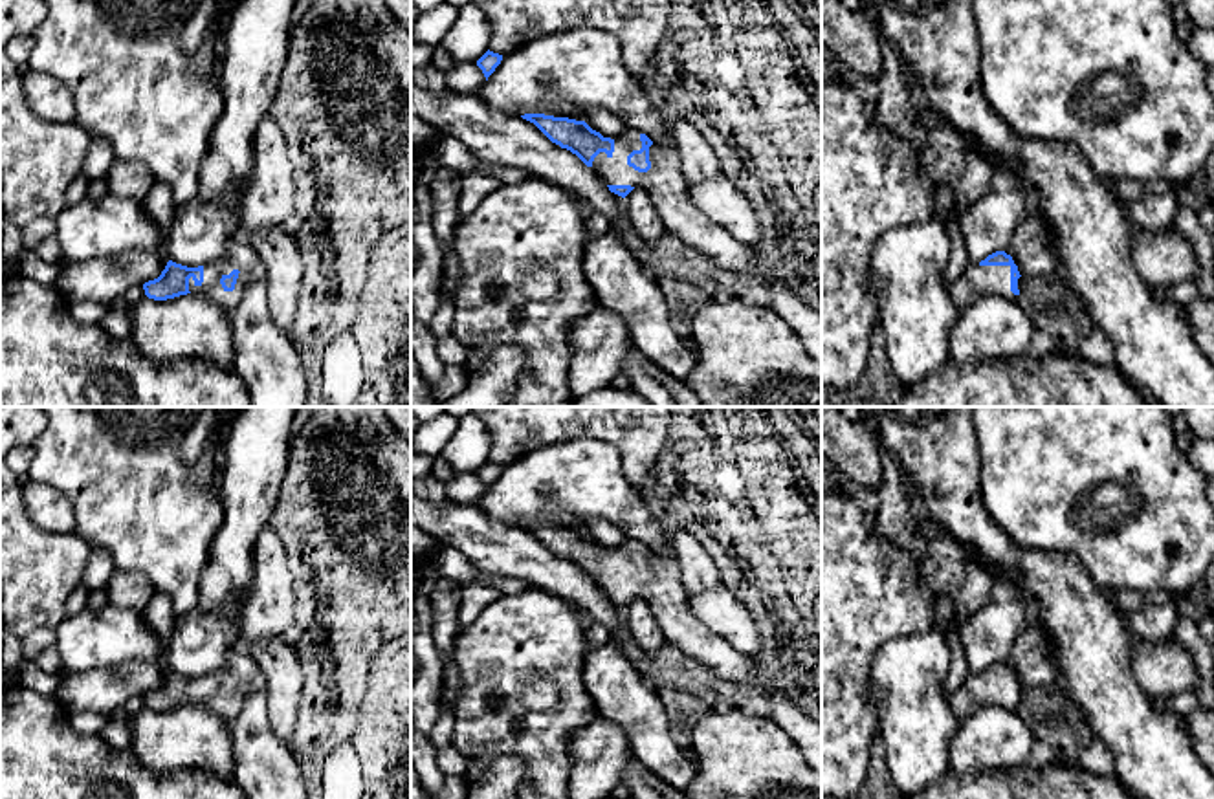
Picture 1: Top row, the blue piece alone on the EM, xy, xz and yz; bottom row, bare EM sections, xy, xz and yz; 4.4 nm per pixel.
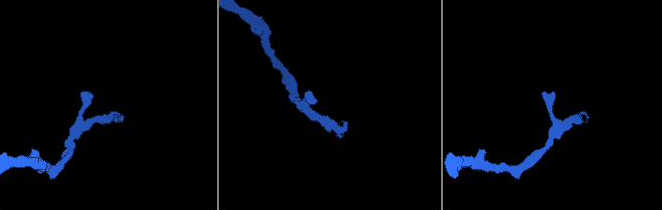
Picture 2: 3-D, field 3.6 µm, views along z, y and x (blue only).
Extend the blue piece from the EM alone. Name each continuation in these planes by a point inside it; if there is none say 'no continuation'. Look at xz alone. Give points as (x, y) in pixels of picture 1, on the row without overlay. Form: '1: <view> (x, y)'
1: xz (664, 592)

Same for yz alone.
1: yz (978, 691)

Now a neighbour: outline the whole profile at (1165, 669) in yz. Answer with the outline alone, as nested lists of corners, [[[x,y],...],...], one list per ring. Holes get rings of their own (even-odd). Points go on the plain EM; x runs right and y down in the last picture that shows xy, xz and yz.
[[[1175,638],[1168,641],[1137,640],[1133,674],[1141,689],[1153,700],[1199,691],[1194,656]]]

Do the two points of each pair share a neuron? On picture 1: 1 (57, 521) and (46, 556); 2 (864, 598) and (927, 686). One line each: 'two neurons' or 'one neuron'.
1: two neurons
2: two neurons

